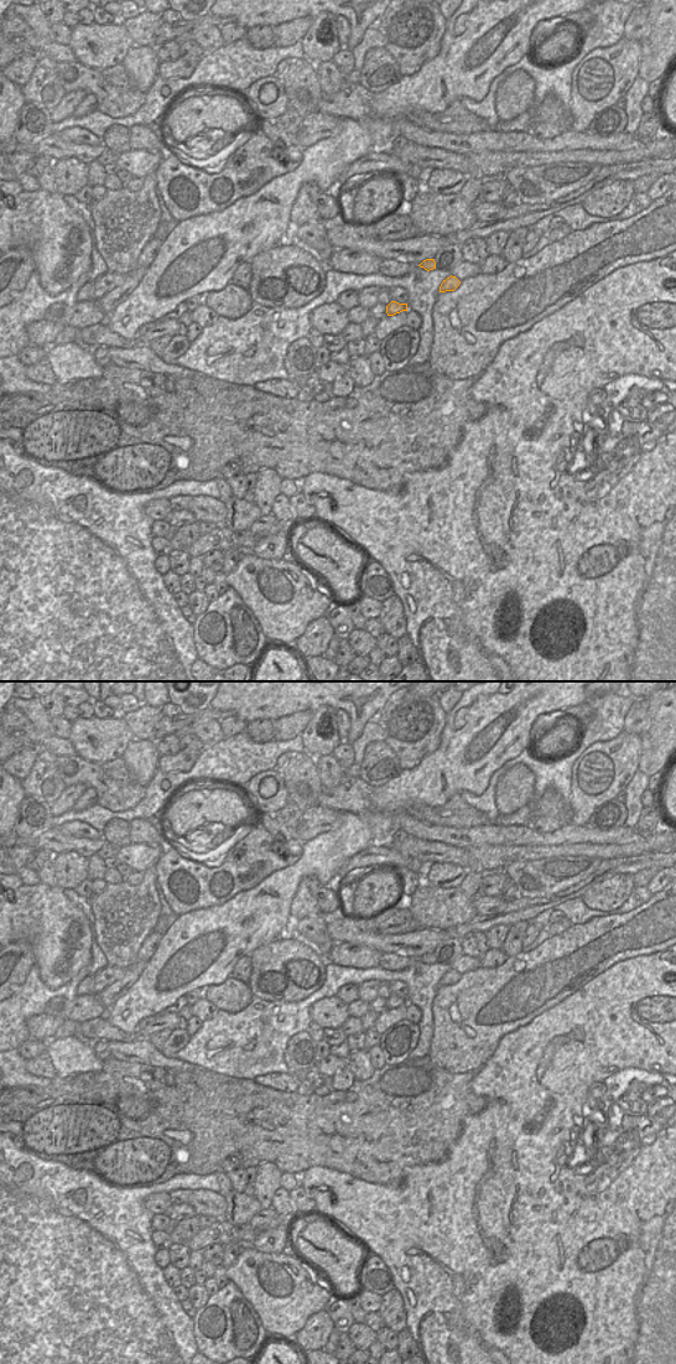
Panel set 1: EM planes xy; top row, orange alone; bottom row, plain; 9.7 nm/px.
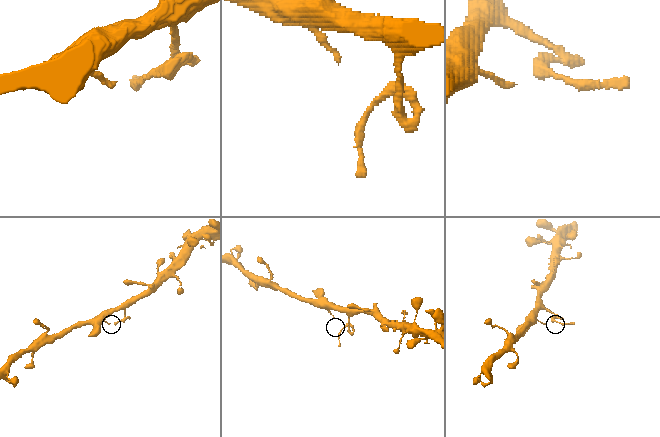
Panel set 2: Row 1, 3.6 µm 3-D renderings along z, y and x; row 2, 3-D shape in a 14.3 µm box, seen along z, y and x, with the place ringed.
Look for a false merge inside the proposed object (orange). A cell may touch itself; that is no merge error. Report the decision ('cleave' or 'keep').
cleave

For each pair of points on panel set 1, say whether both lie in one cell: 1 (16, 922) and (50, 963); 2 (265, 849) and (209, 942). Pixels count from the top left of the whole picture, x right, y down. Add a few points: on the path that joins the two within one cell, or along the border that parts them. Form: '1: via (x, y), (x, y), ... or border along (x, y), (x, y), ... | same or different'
1: via (27, 931), (48, 952) | same
2: border along (264, 878), (255, 886), (240, 891), (213, 907) | different

